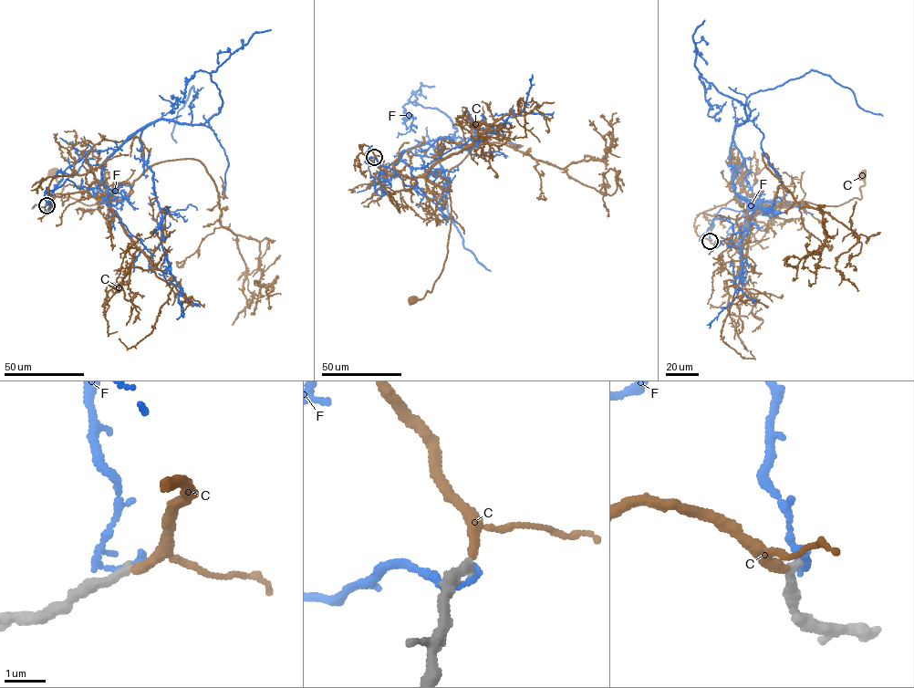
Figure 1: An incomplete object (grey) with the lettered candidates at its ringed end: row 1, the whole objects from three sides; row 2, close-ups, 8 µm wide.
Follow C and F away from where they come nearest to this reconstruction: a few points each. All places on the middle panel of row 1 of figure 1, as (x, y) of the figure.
C: (375, 156), (360, 144), (382, 171), (422, 177), (450, 197), (446, 259), (431, 291), (412, 299)
F: (375, 157), (366, 158), (416, 188), (400, 155), (444, 140), (431, 146), (448, 213), (463, 245), (491, 271)

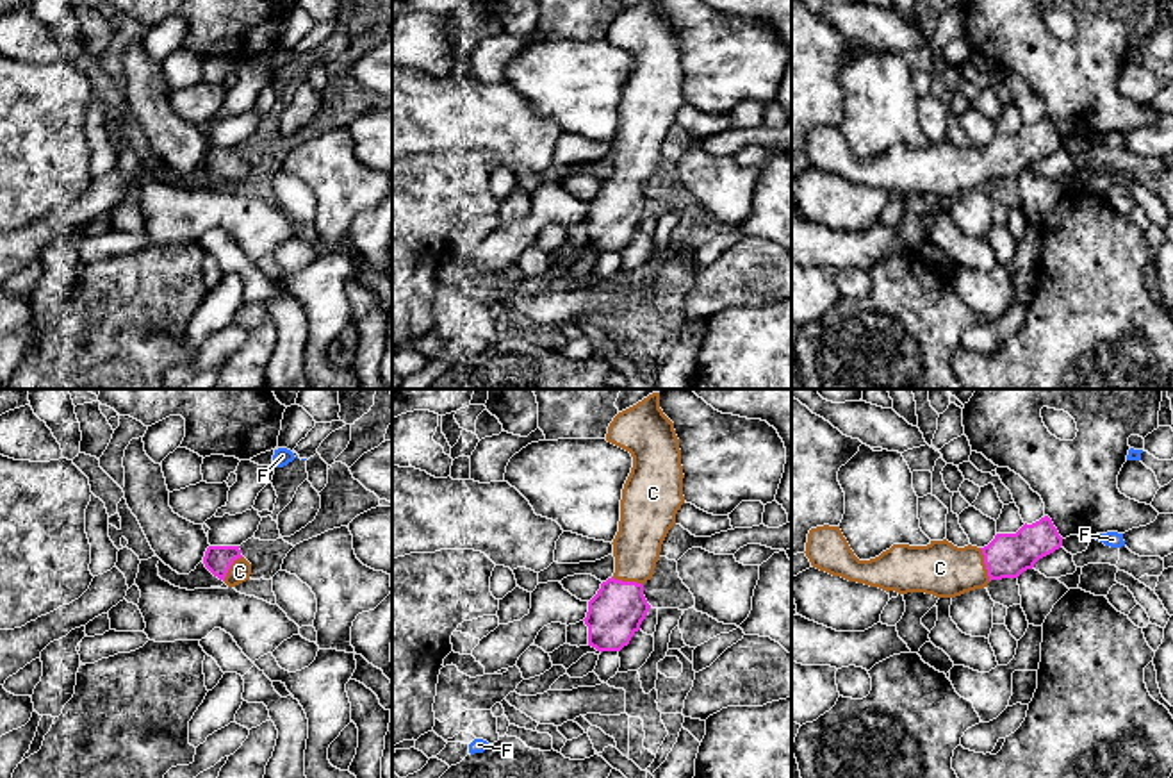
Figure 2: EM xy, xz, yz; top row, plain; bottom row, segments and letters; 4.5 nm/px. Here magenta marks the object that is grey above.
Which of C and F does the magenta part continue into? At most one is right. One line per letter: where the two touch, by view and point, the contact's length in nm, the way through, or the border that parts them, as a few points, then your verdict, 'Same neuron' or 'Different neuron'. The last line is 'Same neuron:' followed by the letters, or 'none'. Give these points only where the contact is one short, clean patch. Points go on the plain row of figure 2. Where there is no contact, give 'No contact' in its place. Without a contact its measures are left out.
C: Touches magenta at yz (984, 163). Shared border 160 nm. Path across: yz (1008, 156), (984, 163), (974, 168), (940, 168). Same neuron
F: No contact. Different neuron
Same neuron: C

